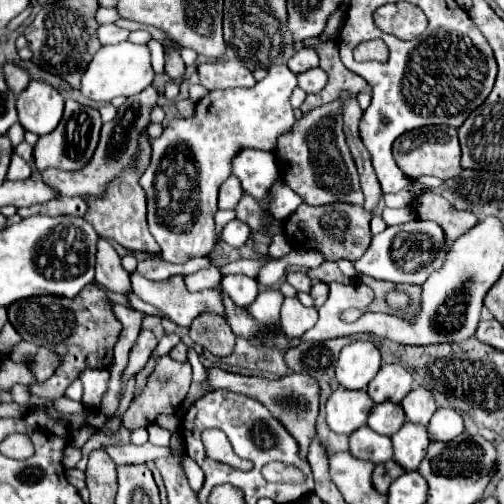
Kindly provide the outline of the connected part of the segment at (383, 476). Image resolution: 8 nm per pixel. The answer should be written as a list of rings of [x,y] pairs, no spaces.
[[[388,460],[384,464],[378,464],[372,472],[372,484],[374,484],[374,490],[378,494],[386,494],[388,492],[388,486],[392,484],[392,480],[396,480],[398,476],[402,476],[404,470],[398,468],[398,464],[394,464],[394,460]]]

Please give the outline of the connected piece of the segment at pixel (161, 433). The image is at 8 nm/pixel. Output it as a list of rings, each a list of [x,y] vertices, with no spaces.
[[[154,424],[148,428],[148,432],[150,432],[150,442],[152,444],[156,444],[156,446],[168,446],[170,432],[166,432],[166,430],[162,430],[162,428],[154,426]]]

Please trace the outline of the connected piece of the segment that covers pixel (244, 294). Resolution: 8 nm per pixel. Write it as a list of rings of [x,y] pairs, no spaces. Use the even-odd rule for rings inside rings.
[[[230,274],[222,278],[222,292],[226,292],[236,306],[248,306],[258,294],[258,282],[244,274]]]

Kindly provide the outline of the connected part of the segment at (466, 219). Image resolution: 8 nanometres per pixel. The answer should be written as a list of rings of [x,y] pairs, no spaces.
[[[426,192],[426,194],[418,196],[412,206],[418,212],[420,220],[438,222],[450,242],[454,242],[458,236],[462,236],[464,232],[468,232],[470,228],[474,228],[478,224],[476,216],[472,212],[456,210],[454,206],[448,204],[446,198],[442,198],[440,194],[434,194],[434,192]]]

